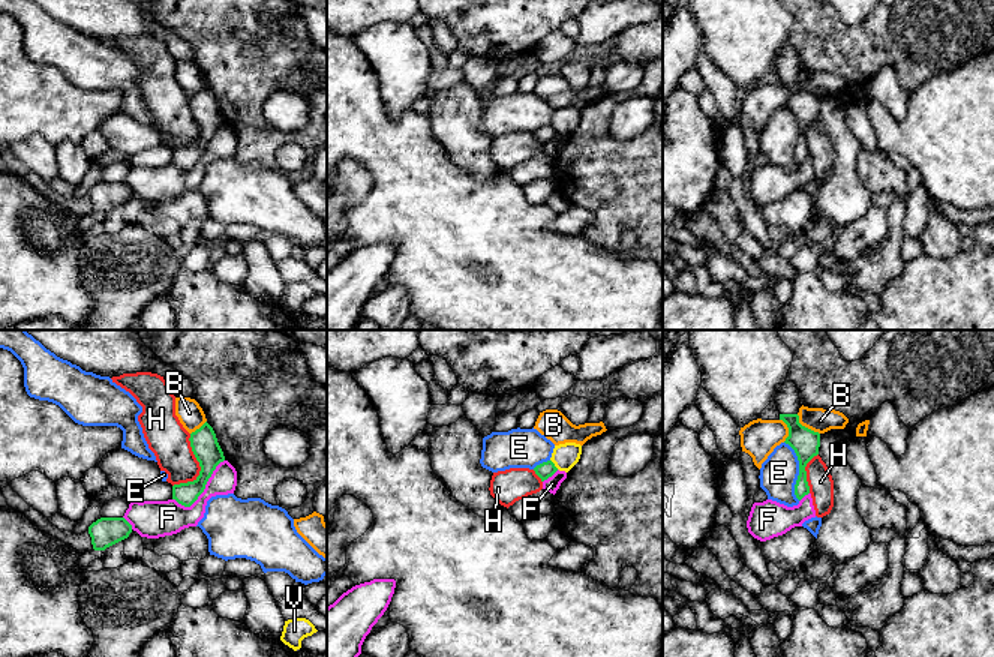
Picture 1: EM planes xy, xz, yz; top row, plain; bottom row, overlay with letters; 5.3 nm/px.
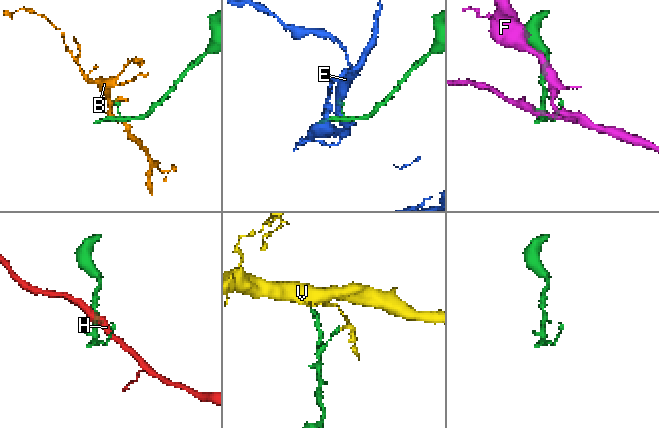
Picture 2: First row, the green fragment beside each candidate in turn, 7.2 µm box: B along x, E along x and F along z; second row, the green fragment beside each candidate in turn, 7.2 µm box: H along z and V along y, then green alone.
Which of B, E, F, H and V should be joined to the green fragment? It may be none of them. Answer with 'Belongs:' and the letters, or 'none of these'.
Belongs: none of these

